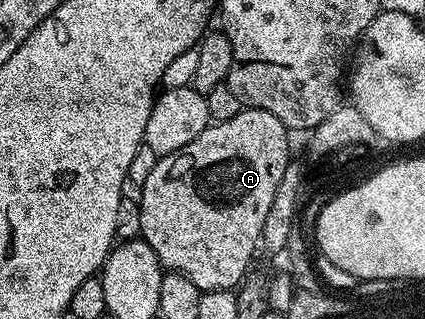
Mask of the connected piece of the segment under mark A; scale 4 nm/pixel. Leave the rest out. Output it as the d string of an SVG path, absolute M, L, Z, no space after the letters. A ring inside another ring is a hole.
M246 107L236 119L211 123L188 147L180 147L180 151L153 162L155 165L142 185L138 225L142 228L141 240L156 251L162 266L171 273L192 279L203 291L241 286L254 257L254 248L259 248L268 207L272 207L276 199L276 187L280 187L284 171L292 164L290 137L276 115Z

